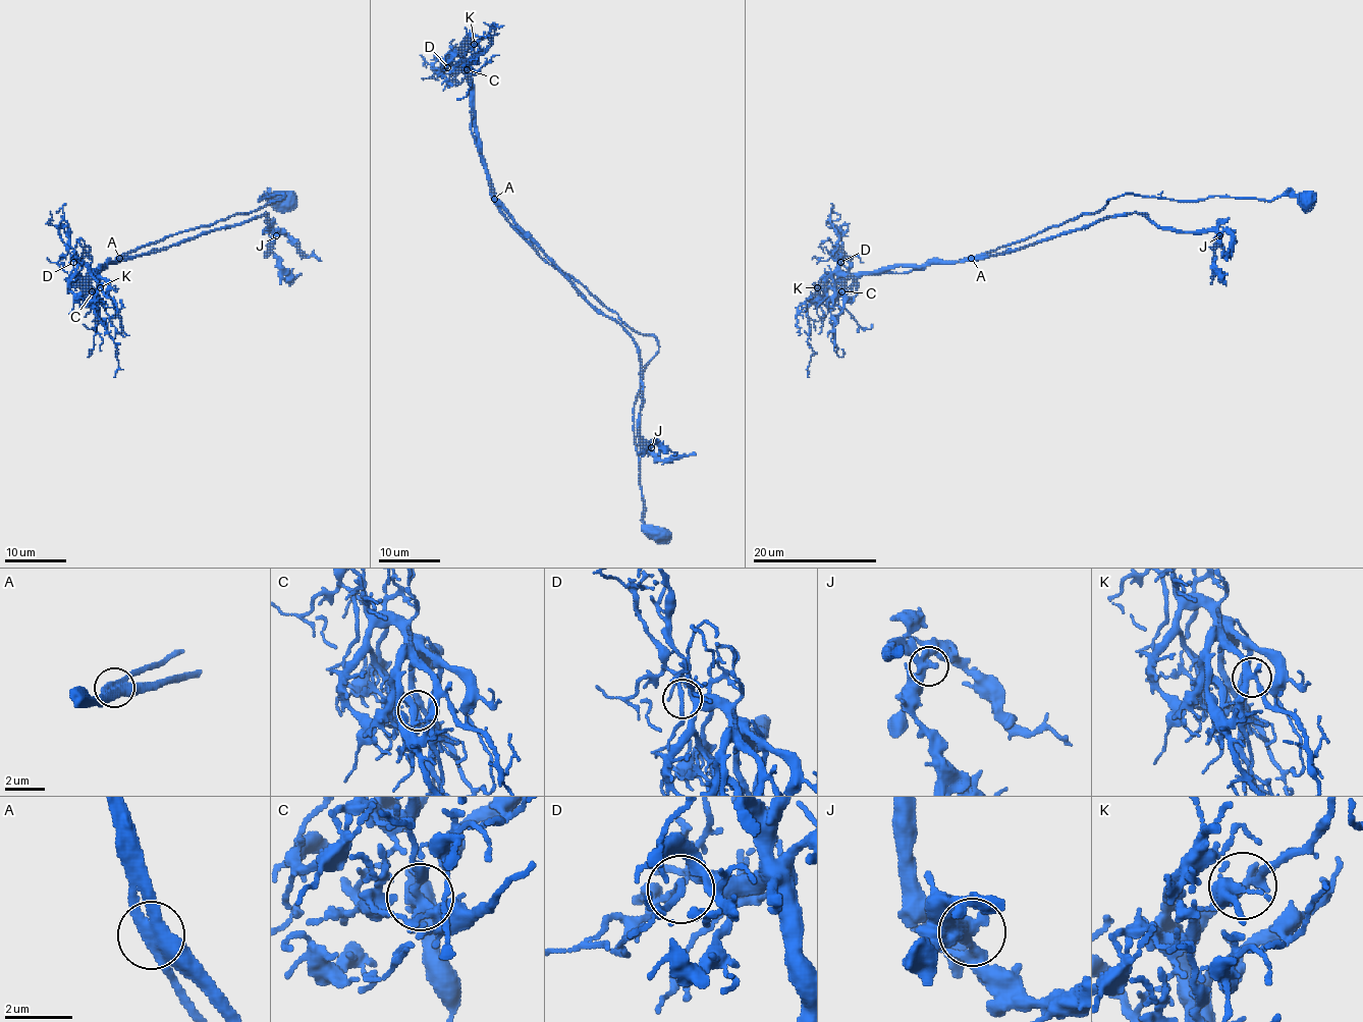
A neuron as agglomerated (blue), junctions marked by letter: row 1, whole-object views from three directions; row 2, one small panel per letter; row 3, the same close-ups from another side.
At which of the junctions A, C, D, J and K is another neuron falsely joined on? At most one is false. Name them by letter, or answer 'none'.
none

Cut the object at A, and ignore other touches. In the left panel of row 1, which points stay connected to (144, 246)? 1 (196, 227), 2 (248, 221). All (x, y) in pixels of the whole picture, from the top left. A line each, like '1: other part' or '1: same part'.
1: same part
2: other part

